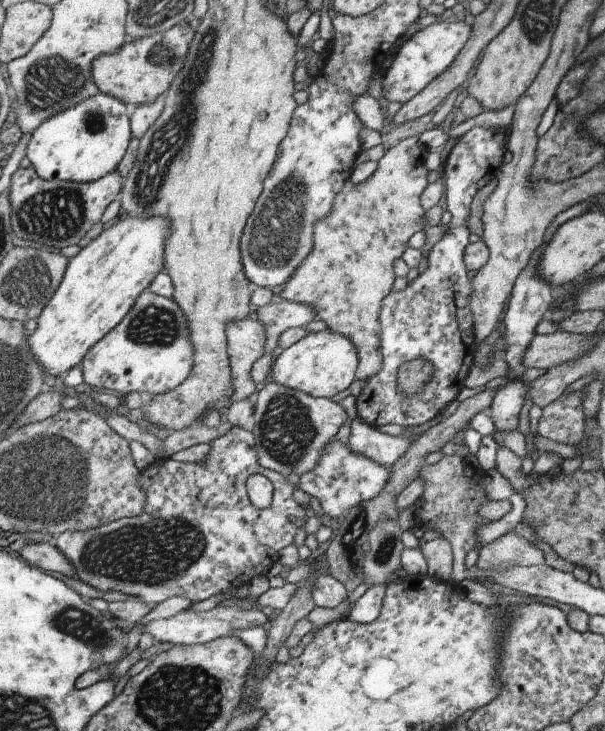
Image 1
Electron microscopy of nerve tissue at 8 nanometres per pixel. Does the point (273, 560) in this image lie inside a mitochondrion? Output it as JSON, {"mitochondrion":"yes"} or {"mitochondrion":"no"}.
{"mitochondrion":"no"}

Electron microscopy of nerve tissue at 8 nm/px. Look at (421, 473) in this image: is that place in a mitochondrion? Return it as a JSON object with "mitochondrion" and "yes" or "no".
{"mitochondrion":"no"}

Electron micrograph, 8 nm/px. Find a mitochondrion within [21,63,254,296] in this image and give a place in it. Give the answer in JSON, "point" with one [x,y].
{"point":[94,121]}

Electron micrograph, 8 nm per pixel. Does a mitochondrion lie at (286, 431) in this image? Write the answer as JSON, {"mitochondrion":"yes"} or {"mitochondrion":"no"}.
{"mitochondrion":"yes"}

